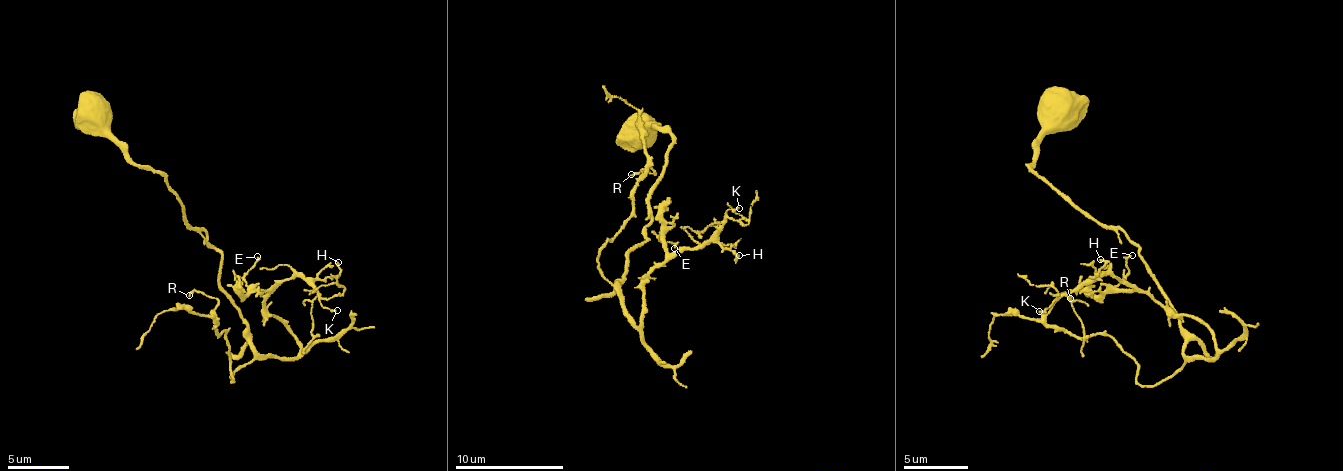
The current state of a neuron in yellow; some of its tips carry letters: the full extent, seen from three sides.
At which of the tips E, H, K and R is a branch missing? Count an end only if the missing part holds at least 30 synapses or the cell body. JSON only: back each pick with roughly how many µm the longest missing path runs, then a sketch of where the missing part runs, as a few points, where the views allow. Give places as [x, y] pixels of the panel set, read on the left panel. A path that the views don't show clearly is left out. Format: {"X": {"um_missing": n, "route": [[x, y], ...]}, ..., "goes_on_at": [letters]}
{"goes_on_at": []}

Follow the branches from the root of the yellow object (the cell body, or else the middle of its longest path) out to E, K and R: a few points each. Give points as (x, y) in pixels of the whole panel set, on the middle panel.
E: (637, 129), (672, 141), (647, 238), (616, 282), (635, 325), (660, 234), (674, 248)
K: (637, 129), (672, 141), (647, 238), (616, 282), (632, 323), (645, 274), (739, 208)
R: (637, 129), (672, 141), (647, 238), (615, 285), (600, 246), (655, 171), (631, 174)

